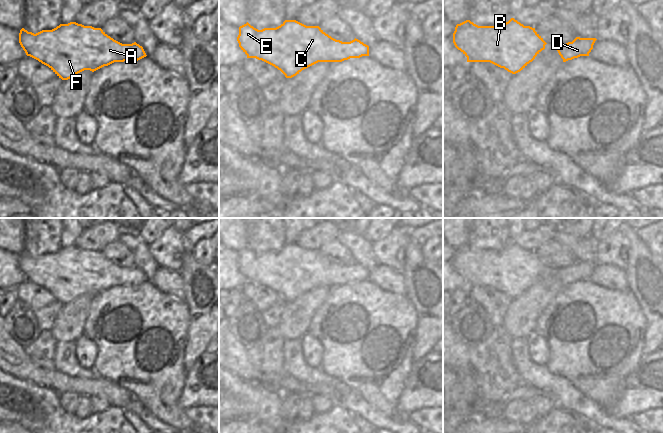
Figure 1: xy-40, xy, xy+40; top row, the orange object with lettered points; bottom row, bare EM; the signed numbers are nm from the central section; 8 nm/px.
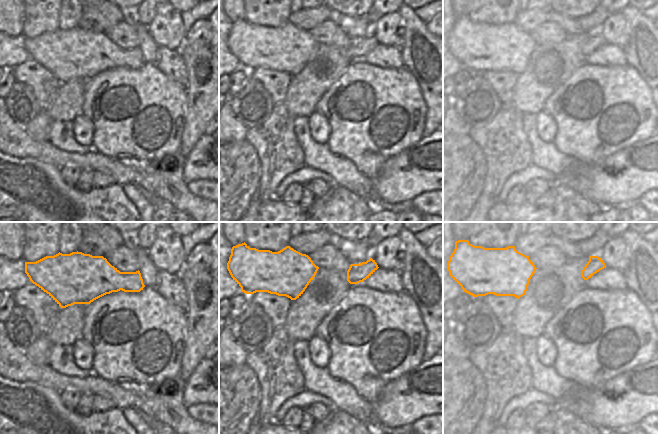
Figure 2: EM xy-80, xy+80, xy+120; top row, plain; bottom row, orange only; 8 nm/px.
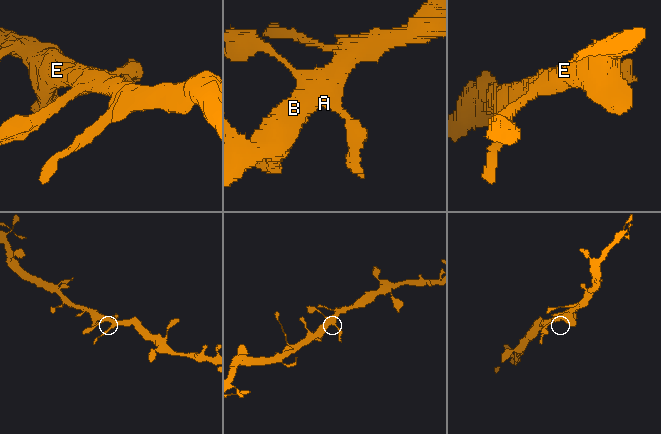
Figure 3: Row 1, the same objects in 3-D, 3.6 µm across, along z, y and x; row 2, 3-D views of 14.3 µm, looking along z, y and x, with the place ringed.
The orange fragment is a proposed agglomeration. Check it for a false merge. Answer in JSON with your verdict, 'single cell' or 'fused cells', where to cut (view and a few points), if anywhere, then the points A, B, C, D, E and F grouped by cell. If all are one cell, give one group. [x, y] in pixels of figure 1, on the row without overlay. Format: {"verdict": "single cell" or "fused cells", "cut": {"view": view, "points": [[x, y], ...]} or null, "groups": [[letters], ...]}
{"verdict": "single cell", "cut": null, "groups": [["A", "B", "C", "D", "E", "F"]]}

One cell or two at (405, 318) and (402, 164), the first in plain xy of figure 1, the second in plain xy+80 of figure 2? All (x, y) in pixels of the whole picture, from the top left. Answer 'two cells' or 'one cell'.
two cells

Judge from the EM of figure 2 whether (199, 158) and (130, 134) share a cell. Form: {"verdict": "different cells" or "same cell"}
{"verdict": "different cells"}

